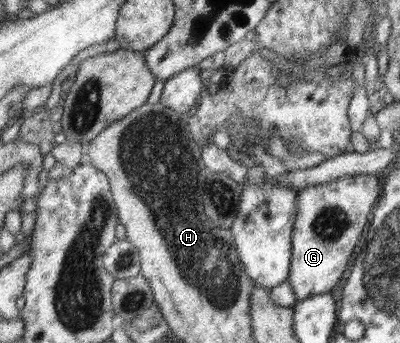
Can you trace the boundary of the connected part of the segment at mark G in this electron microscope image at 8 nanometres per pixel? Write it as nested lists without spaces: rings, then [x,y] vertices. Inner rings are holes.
[[[344,175],[334,181],[299,191],[297,216],[291,235],[291,262],[287,281],[297,301],[328,294],[340,281],[348,260],[381,194],[382,176]]]

